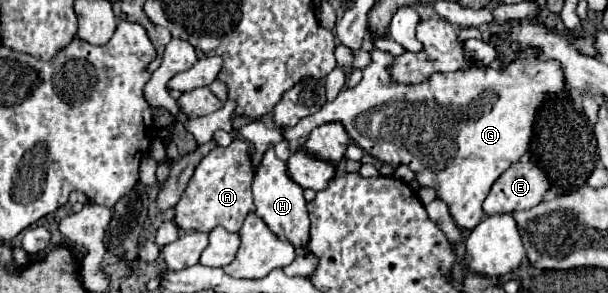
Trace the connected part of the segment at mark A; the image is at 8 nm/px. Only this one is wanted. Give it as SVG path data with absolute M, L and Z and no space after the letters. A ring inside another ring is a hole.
M233 141L229 147L215 147L207 157L197 165L193 179L189 181L185 193L175 205L175 223L183 231L203 231L209 233L217 225L227 231L239 231L247 213L253 211L251 181L253 169L251 159L247 157L249 143Z

